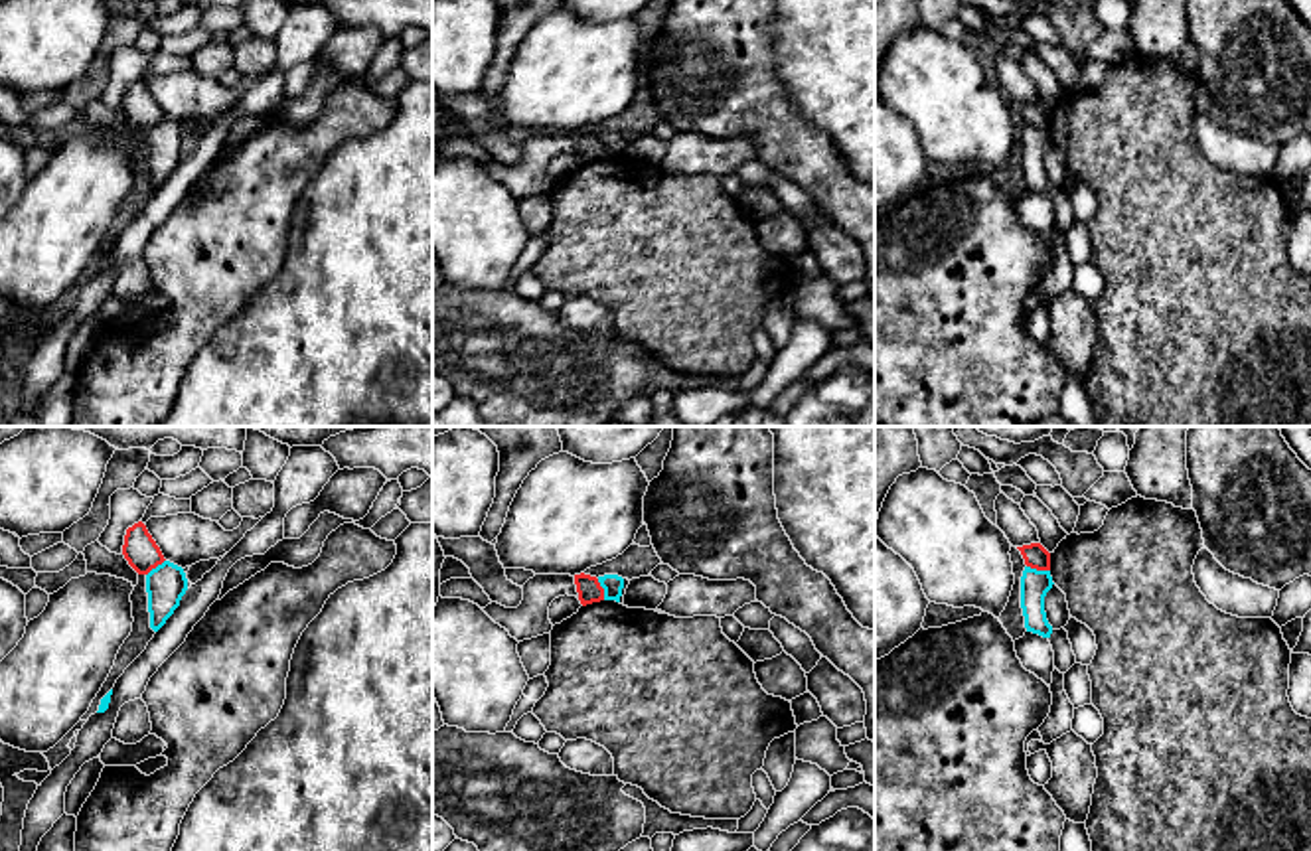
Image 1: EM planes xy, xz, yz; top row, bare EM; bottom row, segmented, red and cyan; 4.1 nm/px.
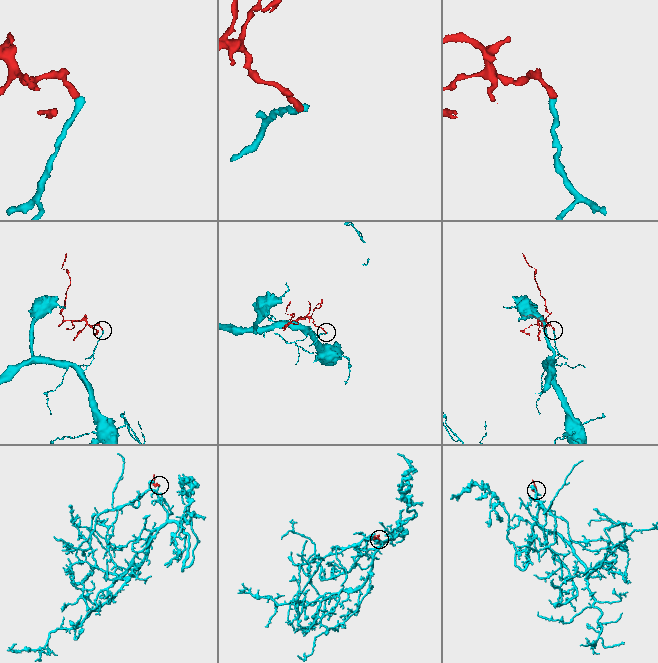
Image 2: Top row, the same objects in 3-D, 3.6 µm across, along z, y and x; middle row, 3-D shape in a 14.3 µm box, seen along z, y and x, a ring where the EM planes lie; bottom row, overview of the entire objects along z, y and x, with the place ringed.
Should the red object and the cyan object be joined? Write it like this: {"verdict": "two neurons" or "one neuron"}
{"verdict": "two neurons"}

